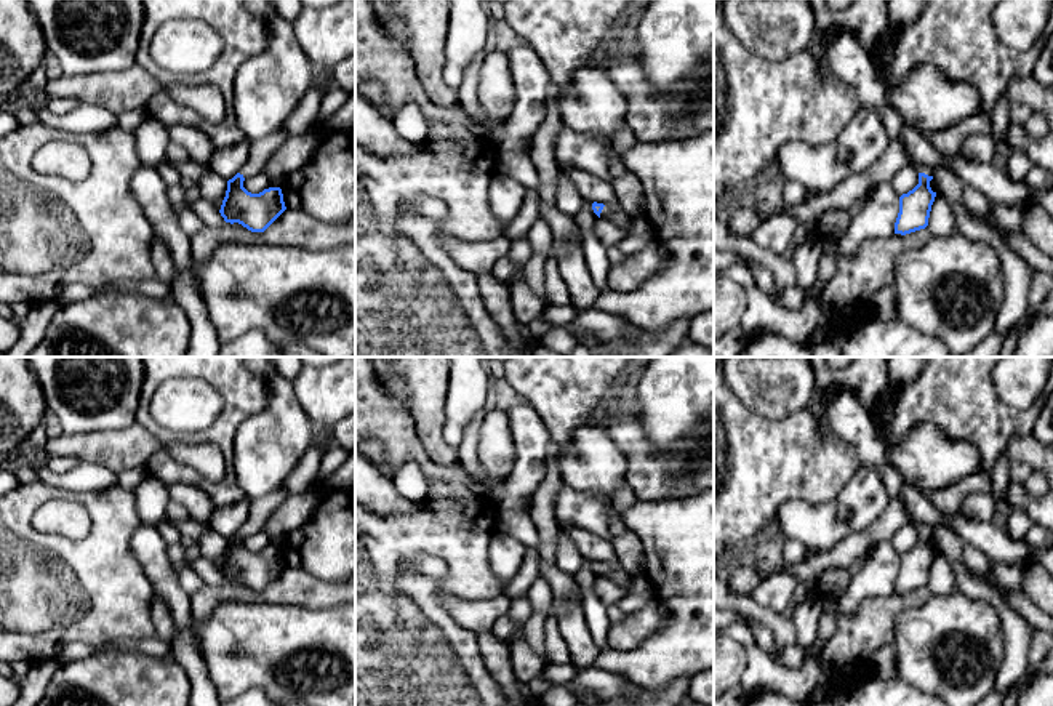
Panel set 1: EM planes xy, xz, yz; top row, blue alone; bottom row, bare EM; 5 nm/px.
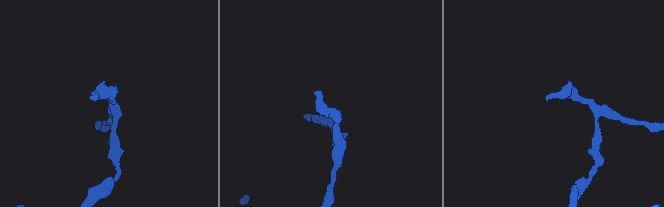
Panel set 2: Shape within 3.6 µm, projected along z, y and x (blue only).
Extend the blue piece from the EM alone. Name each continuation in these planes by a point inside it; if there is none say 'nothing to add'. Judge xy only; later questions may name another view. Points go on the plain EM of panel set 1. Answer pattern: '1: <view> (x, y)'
1: xy (263, 508)

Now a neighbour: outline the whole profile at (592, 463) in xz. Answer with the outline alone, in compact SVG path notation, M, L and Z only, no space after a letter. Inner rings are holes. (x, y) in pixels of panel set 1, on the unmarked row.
M592 423L578 429L567 447L555 448L555 464L562 483L583 493L602 495L608 503L626 482L627 459L605 424Z

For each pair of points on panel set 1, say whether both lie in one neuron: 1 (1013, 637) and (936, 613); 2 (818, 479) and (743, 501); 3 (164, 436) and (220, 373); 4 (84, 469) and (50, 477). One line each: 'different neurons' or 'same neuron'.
1: different neurons
2: same neuron
3: same neuron
4: same neuron

